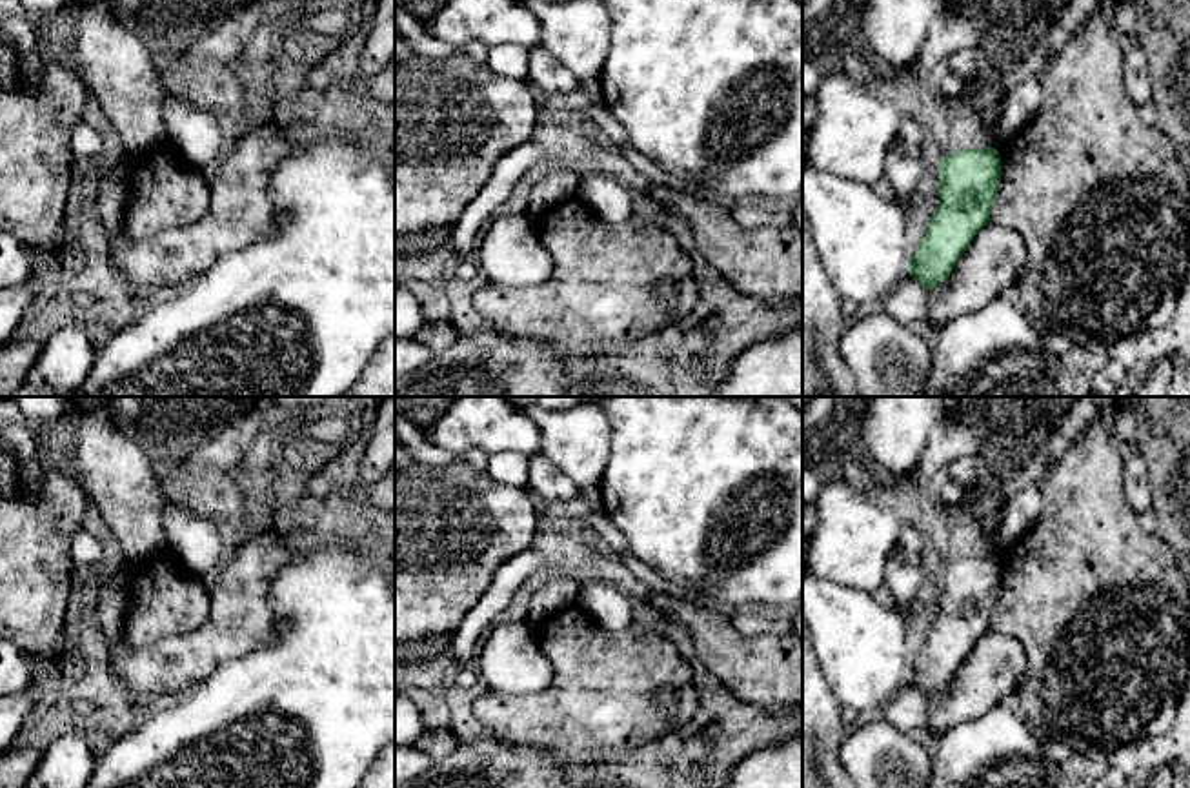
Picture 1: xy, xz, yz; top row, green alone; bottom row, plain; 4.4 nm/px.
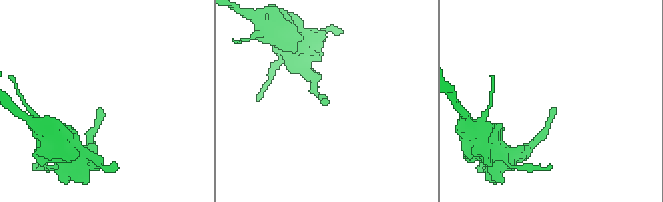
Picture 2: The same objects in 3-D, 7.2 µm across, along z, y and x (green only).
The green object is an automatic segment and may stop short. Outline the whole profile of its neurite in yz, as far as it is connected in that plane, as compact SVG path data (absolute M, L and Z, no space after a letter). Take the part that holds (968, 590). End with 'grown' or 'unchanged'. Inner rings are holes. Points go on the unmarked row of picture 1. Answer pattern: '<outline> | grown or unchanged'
M961 557L939 568L939 613L908 670L910 681L926 699L944 690L973 644L990 630L1003 584L999 559Z | unchanged

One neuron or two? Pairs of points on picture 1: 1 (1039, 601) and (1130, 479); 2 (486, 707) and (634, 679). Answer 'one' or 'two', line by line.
1: two
2: one

